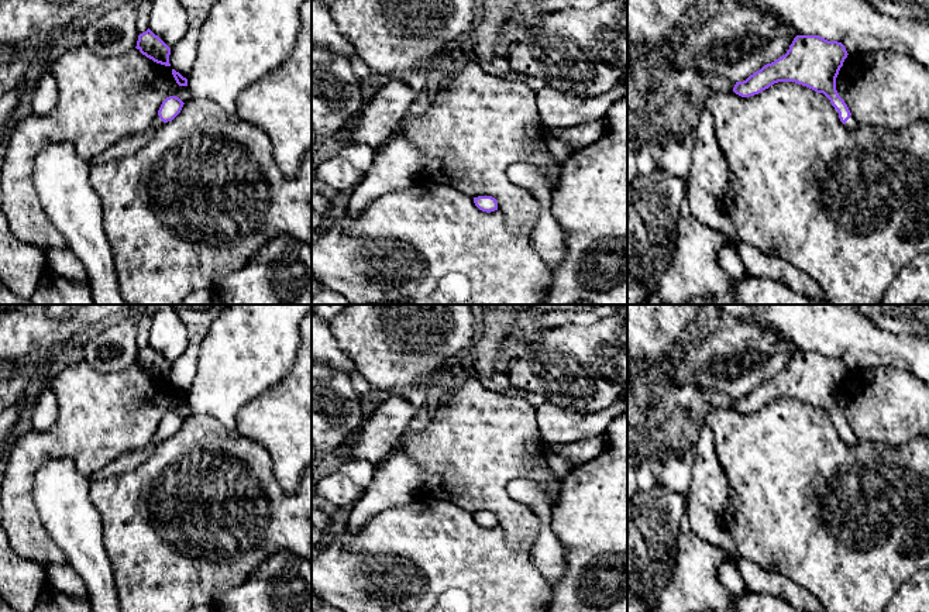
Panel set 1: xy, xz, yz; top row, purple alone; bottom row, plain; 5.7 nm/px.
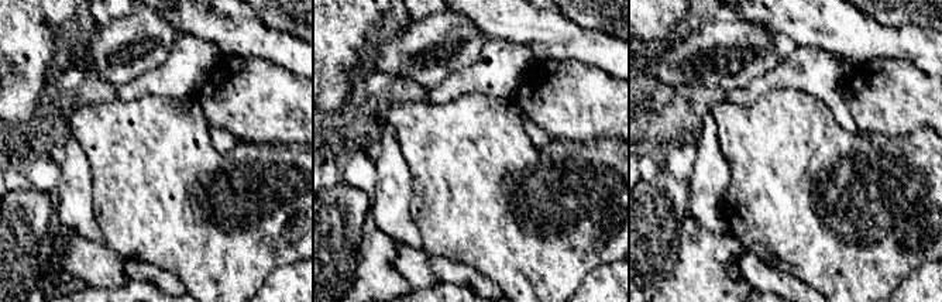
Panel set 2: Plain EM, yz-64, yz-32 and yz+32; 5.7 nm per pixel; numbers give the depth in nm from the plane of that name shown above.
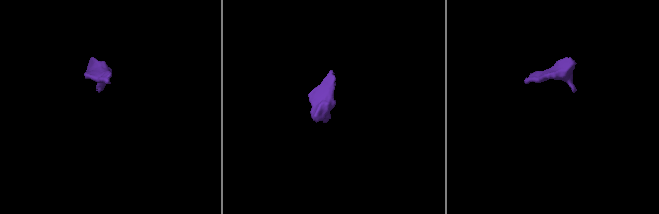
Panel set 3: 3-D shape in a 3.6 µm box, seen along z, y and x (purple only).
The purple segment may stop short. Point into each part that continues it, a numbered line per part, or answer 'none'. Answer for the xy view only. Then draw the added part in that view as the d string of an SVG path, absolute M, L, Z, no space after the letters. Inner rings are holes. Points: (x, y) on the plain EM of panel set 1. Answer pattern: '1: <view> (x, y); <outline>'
1: xy (131, 461); M156 432L147 447L118 457L117 460L111 461L110 464L94 472L89 478L89 481L99 481L113 475L137 470L164 440L165 439L159 434L159 432Z

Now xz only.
none

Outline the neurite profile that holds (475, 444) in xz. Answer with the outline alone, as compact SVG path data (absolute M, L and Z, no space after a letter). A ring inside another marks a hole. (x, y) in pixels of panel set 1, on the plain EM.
M460 375L445 386L444 398L430 424L402 437L400 451L423 468L423 496L448 501L474 513L492 512L513 550L529 553L537 539L539 519L524 505L512 499L507 484L519 477L537 481L550 491L551 506L557 503L561 486L550 486L551 474L527 455L530 441L541 441L537 427L537 408L524 398L506 396L486 389L479 375Z

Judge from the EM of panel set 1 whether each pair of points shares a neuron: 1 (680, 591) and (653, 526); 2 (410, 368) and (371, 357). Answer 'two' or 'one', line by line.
1: two
2: one

